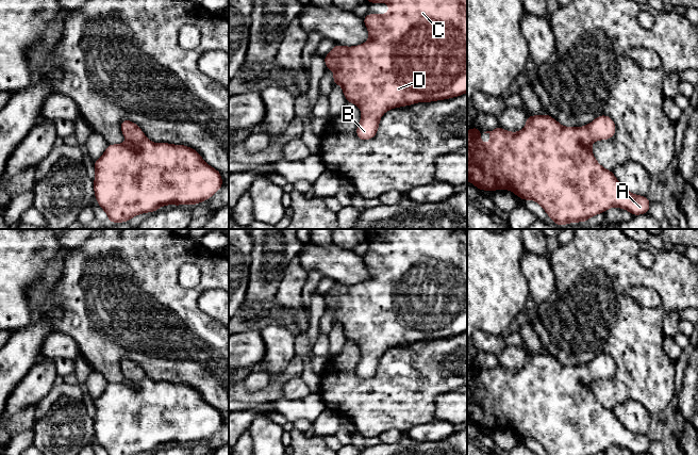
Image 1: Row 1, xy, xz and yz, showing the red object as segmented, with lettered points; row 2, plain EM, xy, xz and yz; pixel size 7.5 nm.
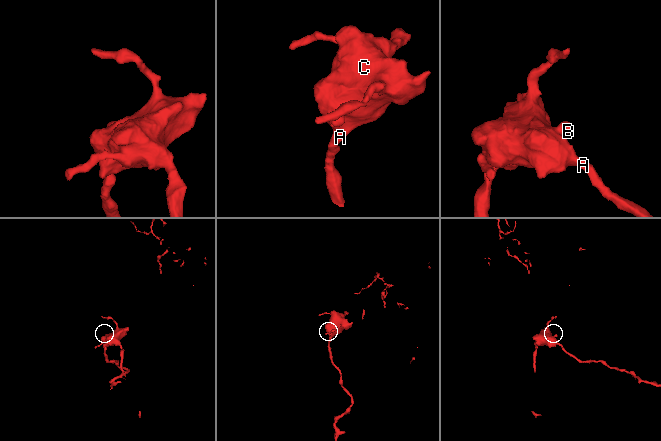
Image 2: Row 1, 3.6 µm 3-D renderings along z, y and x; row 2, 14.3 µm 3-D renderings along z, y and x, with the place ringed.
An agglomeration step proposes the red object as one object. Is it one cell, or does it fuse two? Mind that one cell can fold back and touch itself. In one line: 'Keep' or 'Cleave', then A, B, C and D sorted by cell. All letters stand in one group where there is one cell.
Keep. Groups: A B C D

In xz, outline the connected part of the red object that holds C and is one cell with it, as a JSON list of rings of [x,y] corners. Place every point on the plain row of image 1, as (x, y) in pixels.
[[[366,229],[365,235],[368,242],[385,240],[390,249],[365,254],[367,280],[352,286],[336,282],[323,295],[326,308],[334,309],[333,323],[339,323],[346,340],[354,342],[362,351],[356,364],[356,375],[361,379],[377,374],[380,357],[390,347],[445,339],[467,331],[467,229]]]

